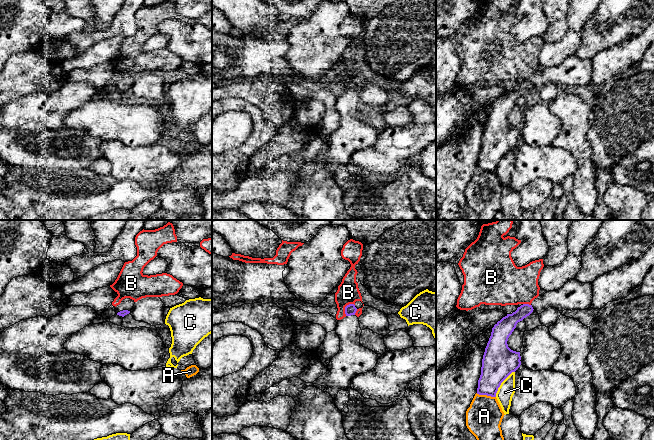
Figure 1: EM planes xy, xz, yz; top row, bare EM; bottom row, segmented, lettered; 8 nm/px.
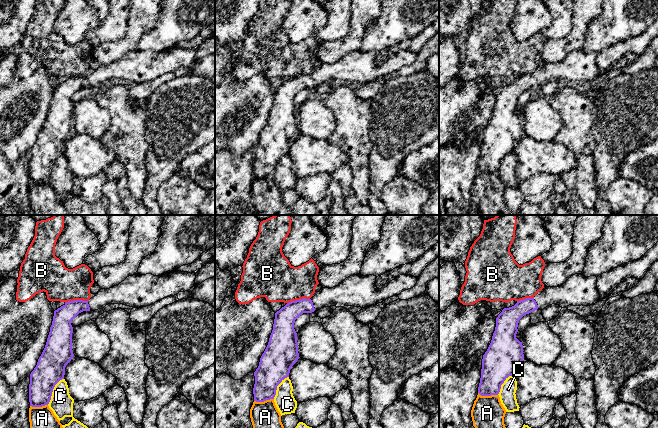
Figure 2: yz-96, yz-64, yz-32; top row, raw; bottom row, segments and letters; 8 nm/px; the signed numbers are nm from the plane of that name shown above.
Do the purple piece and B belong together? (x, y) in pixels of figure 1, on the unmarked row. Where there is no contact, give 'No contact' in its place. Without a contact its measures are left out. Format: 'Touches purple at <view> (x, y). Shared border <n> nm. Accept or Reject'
Touches purple at xz (345, 83). Shared border 120 nm. Reject

